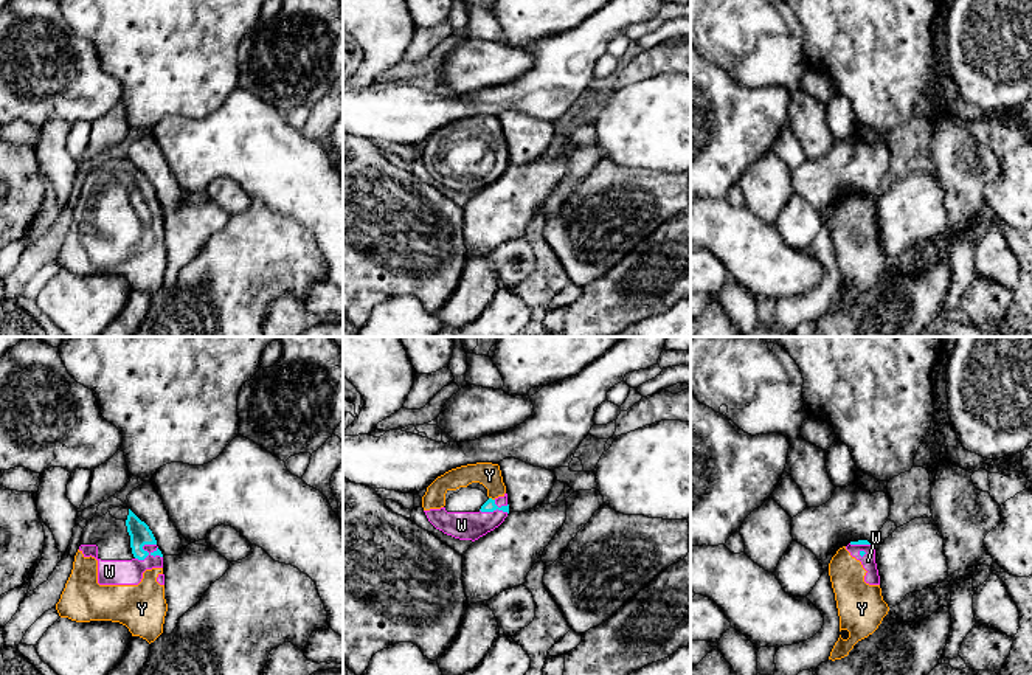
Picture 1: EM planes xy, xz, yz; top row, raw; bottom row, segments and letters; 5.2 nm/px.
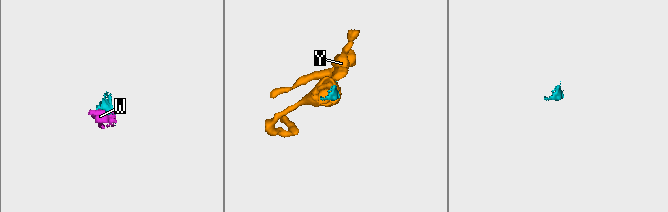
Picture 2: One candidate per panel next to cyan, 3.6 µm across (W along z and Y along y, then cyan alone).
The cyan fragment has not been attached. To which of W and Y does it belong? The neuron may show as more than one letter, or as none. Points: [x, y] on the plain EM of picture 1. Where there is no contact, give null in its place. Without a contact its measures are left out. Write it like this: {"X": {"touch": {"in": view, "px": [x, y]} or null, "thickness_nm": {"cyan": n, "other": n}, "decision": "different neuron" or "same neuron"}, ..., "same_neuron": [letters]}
{"W": {"touch": {"in": "xy", "px": [148, 207]}, "thickness_nm": {"cyan": 110, "other": 130}, "decision": "same neuron"}, "Y": {"touch": {"in": "xz", "px": [491, 151]}, "thickness_nm": {"cyan": 60, "other": 120}, "decision": "same neuron"}, "same_neuron": ["W", "Y"]}

